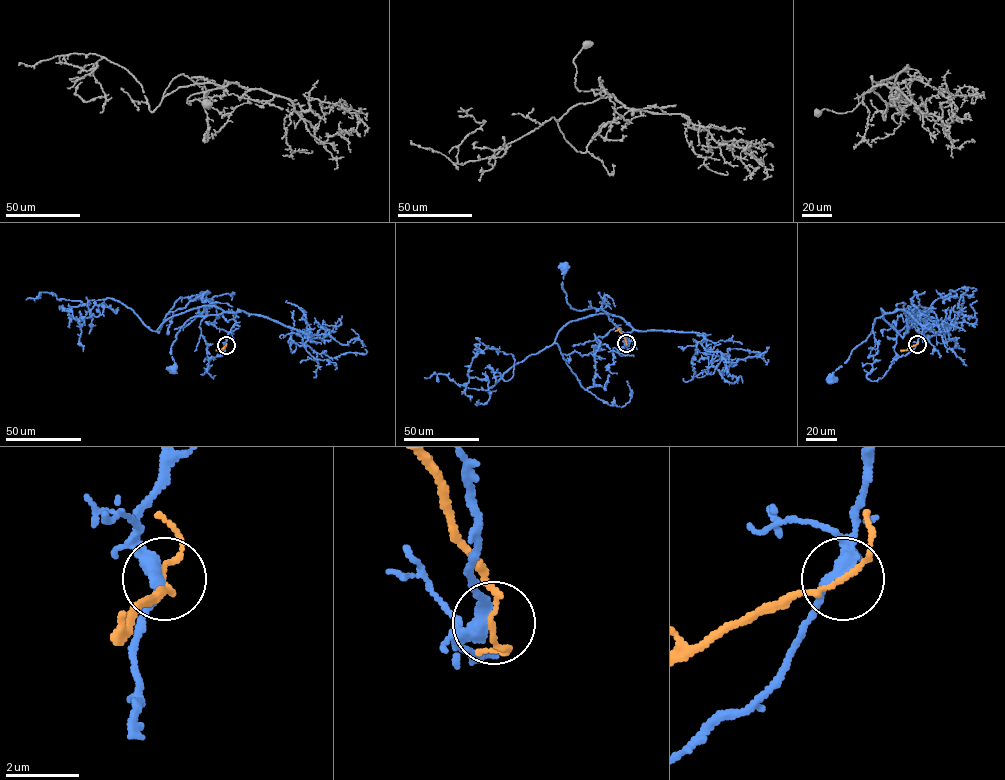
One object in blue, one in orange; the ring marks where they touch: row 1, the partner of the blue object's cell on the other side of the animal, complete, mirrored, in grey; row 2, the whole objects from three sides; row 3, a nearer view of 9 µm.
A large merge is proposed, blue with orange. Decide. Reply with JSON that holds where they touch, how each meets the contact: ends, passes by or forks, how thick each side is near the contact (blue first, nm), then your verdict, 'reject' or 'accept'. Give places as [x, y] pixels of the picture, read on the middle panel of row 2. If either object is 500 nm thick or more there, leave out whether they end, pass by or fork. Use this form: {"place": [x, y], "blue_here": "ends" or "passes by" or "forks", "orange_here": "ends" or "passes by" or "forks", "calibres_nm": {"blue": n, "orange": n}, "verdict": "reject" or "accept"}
{"place": [626, 343], "blue_here": "passes by", "orange_here": "passes by", "calibres_nm": {"blue": 320, "orange": 110}, "verdict": "reject"}

